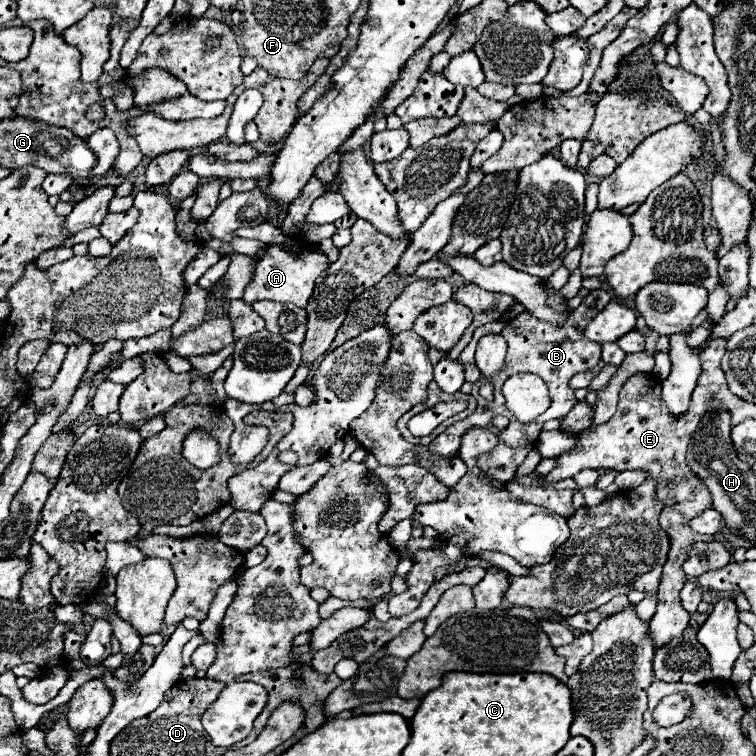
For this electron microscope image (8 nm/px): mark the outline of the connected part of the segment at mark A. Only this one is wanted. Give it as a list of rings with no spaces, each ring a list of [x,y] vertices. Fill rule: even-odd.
[[[267,246],[263,260],[257,262],[255,274],[251,282],[245,288],[243,302],[253,304],[257,300],[275,300],[275,302],[293,302],[295,306],[305,308],[307,300],[313,292],[317,276],[327,268],[327,258],[321,254],[321,250],[307,250],[303,254],[303,260],[297,260],[293,254],[289,254],[283,246]]]

